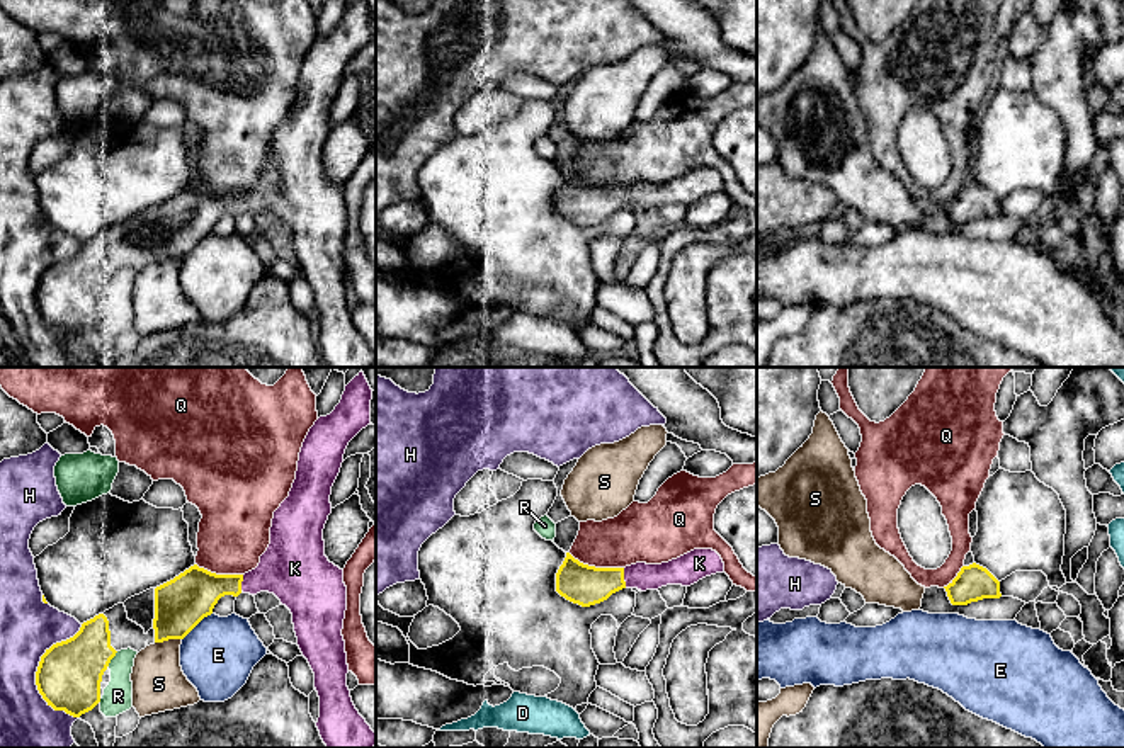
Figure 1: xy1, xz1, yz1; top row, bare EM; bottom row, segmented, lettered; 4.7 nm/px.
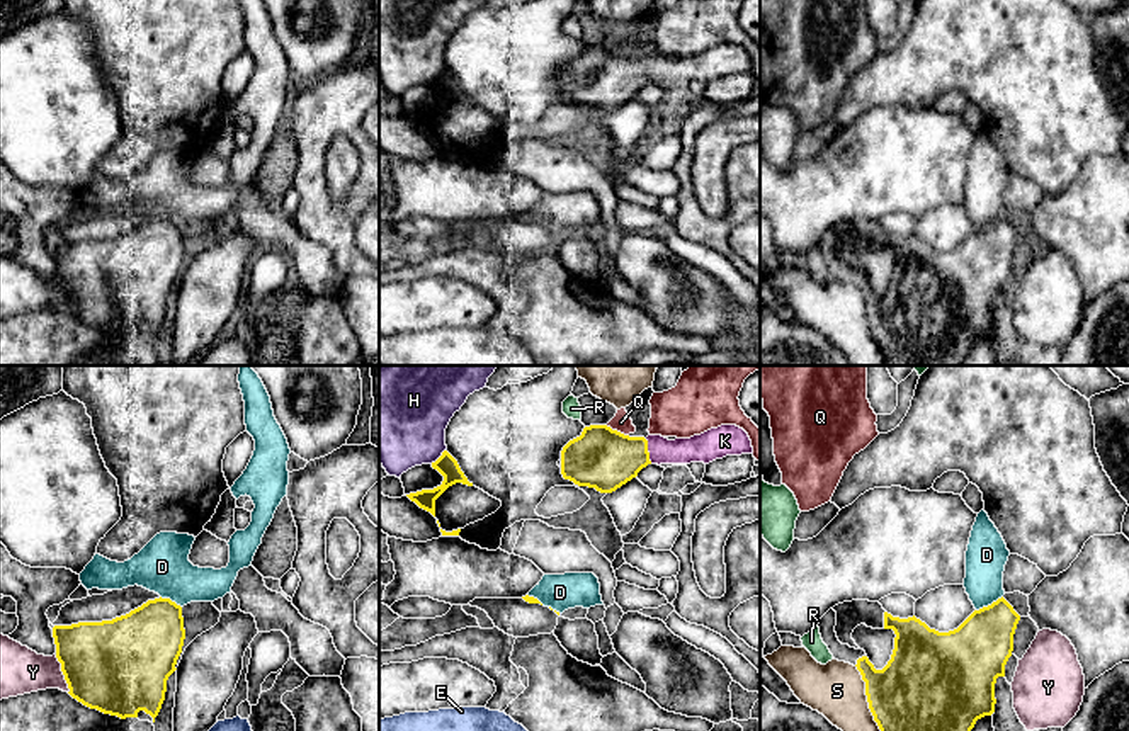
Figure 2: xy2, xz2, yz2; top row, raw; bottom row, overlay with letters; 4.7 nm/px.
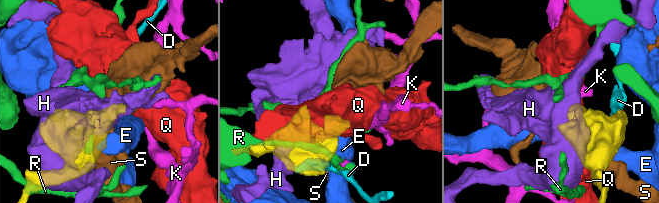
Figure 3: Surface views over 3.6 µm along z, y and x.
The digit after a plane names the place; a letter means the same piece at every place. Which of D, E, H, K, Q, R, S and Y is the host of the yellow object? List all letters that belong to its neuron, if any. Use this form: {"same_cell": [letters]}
{"same_cell": ["K"]}

